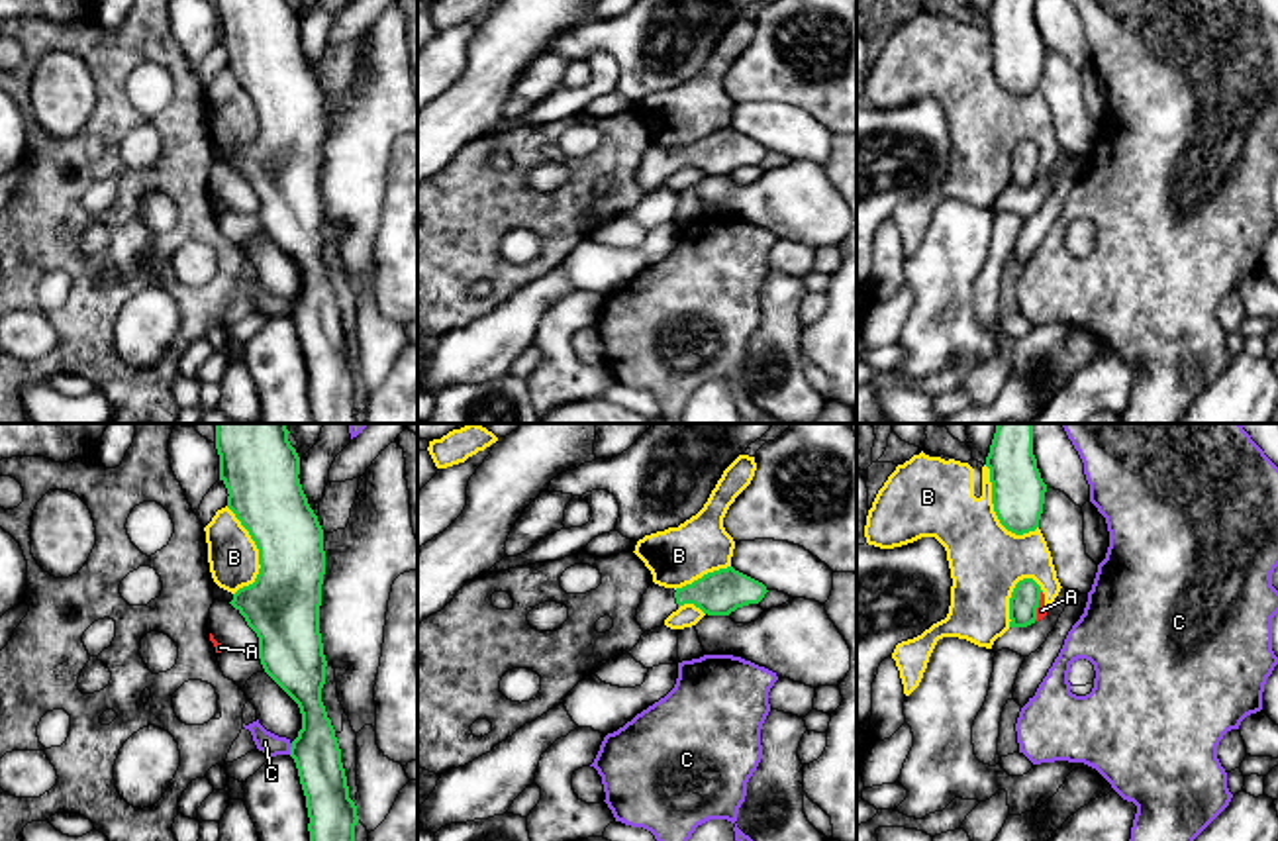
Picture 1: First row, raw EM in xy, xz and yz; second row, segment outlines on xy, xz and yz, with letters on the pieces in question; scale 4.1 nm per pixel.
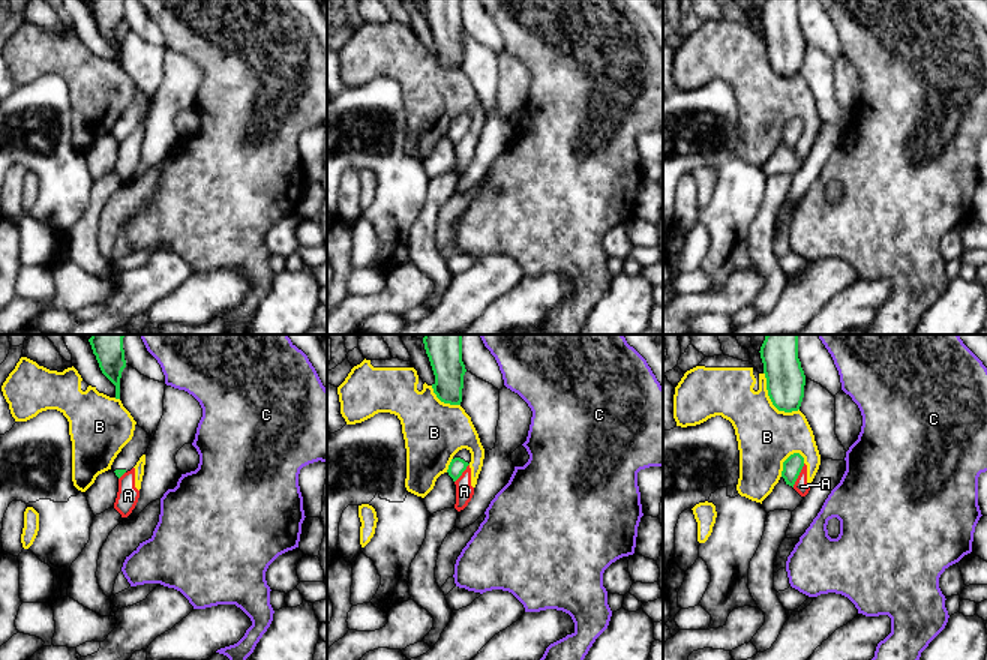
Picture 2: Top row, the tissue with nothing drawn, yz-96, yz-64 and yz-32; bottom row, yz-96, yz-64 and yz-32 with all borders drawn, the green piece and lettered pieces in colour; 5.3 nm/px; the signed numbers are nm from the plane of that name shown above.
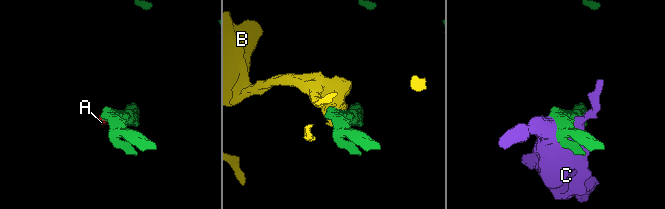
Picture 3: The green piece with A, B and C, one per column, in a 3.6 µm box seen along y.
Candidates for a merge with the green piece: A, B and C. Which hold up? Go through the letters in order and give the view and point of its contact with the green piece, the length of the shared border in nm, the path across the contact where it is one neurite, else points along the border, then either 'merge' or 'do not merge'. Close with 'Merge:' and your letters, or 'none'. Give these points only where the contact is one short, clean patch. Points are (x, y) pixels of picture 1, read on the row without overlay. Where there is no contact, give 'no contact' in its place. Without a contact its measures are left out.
A: yz (1037, 167) | 130 nm | along yz (1041, 151), (1033, 181) | do not merge
B: xy (259, 114) | 360 nm | do not merge
C: xy (291, 310) | 50 nm | do not merge
Merge: none

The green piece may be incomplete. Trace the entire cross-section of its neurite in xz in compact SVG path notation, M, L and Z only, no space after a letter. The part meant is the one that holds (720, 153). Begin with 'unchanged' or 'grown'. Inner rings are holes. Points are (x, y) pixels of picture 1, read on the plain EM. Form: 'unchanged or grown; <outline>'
grown; M733 127L704 135L682 149L651 145L637 169L637 184L643 192L664 186L664 180L684 165L694 165L708 176L729 176L737 169L759 165L766 147Z

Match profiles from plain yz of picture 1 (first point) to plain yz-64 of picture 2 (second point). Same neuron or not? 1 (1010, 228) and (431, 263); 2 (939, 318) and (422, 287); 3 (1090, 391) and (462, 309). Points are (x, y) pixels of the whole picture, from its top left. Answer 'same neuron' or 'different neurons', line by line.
1: same neuron
2: different neurons
3: different neurons

